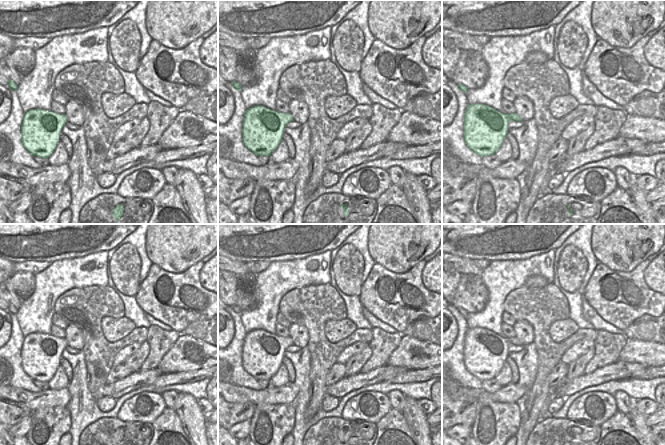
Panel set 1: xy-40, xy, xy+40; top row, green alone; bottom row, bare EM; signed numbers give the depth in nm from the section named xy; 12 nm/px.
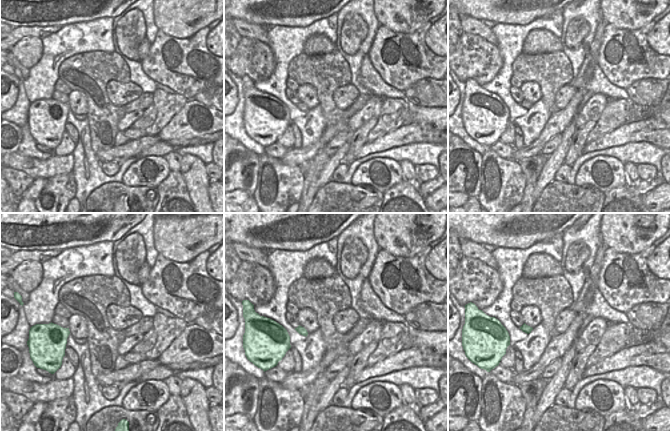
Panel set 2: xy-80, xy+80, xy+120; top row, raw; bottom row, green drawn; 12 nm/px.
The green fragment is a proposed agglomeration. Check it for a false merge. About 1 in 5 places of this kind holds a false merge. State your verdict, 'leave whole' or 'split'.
leave whole

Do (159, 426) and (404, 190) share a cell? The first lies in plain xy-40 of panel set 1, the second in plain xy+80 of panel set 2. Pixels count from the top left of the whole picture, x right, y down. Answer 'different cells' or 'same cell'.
same cell

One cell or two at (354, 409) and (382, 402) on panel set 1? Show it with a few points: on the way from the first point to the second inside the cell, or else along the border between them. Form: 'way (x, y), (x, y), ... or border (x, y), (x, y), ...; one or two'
way (362, 412), (367, 416), (373, 416), (378, 410); one

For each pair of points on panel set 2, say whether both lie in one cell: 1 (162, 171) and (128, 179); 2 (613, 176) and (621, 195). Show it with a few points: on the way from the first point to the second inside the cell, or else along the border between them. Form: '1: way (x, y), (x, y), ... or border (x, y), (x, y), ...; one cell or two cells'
1: way (154, 179), (146, 182), (143, 179), (136, 179); one cell
2: border (628, 181), (605, 192); two cells

